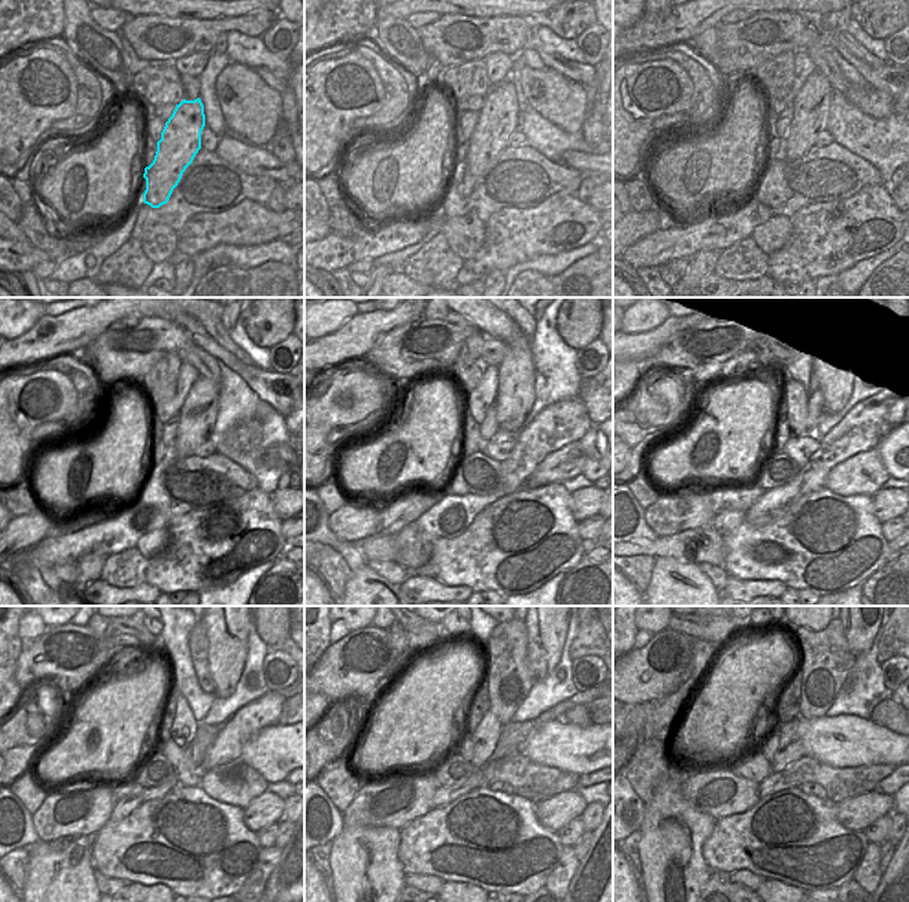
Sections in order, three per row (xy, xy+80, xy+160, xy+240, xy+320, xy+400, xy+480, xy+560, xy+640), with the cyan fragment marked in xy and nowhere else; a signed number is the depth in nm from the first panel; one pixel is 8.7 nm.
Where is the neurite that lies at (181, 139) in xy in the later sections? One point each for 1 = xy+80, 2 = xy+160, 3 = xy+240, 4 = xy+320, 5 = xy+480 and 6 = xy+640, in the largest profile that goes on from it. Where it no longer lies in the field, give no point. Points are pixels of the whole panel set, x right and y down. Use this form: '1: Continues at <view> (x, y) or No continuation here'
1: Continues at xy+80 (499, 117)
2: Continues at xy+160 (810, 105)
3: Continues at xy+240 (197, 415)
4: Continues at xy+320 (515, 391)
5: Continues at xy+480 (226, 634)
6: Continues at xy+640 (860, 634)

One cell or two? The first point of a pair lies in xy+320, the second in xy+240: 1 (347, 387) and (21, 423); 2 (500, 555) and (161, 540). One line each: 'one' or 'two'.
1: one
2: two

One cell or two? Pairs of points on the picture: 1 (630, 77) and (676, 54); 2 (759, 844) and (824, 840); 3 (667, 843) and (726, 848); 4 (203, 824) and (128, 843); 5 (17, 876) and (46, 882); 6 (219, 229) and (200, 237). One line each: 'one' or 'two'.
1: two
2: one
3: two
4: one
5: two
6: one

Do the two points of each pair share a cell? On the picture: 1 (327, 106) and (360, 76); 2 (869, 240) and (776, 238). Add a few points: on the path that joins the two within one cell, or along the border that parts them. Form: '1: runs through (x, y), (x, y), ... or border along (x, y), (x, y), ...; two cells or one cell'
1: runs through (332, 97), (340, 88), (350, 86); one cell
2: border along (791, 218), (792, 232), (788, 240), (769, 255); two cells

